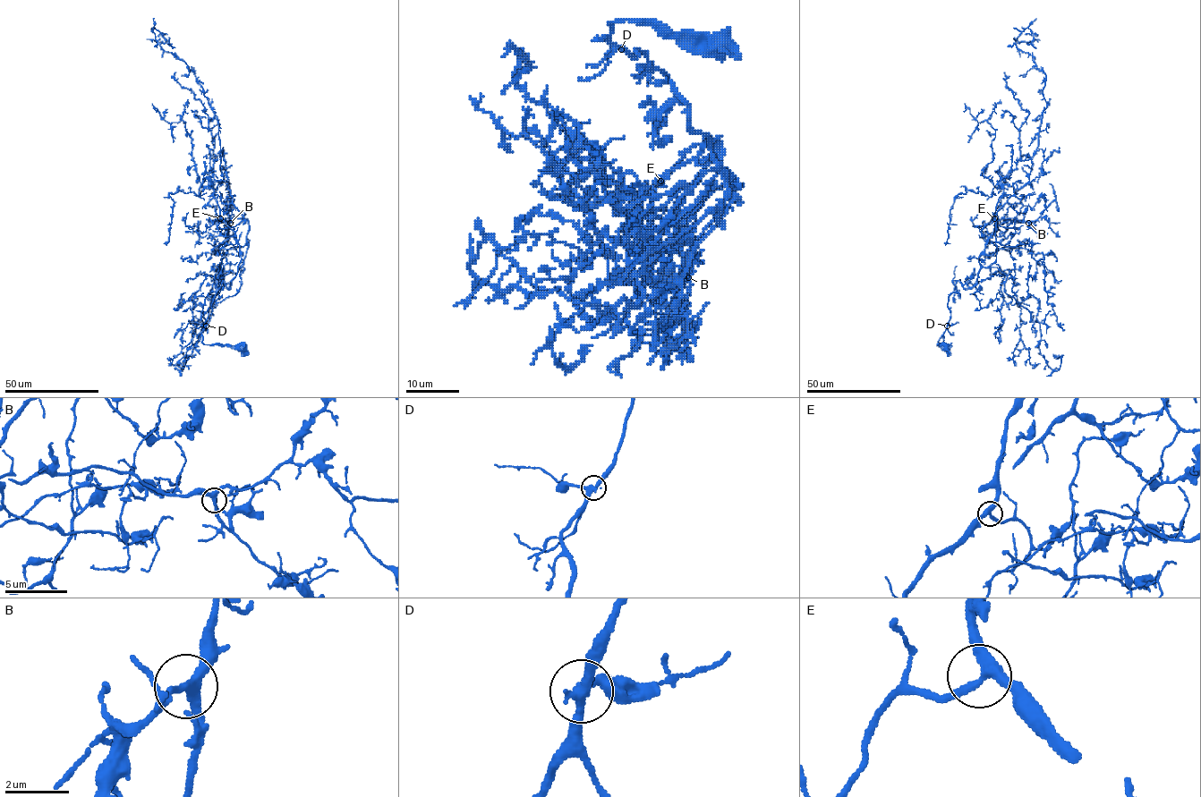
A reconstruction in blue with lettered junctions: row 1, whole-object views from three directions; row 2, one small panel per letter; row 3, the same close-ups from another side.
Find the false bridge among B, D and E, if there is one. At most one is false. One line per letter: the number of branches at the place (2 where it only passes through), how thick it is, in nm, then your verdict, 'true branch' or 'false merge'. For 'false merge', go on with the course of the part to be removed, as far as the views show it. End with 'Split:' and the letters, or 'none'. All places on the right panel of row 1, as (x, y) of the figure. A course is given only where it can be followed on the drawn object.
B: branches 3; calibre 280 nm; true branch
D: branches 3; calibre 300 nm; true branch
E: branches 3; calibre 280 nm; true branch
Split: none

